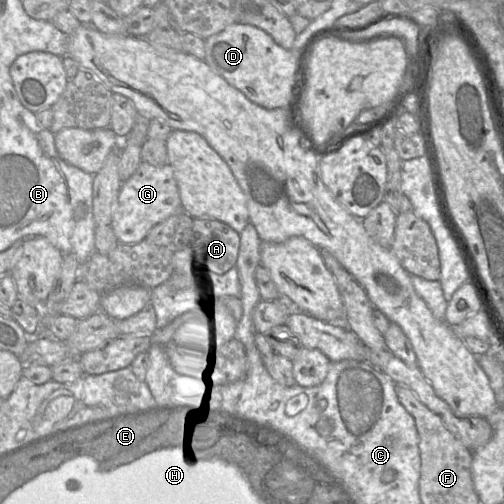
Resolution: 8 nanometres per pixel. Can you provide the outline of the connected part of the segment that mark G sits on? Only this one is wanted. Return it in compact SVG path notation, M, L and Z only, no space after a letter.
M142 161L136 172L121 184L110 226L119 243L137 244L146 238L153 226L182 211L179 189L171 165L153 166Z

